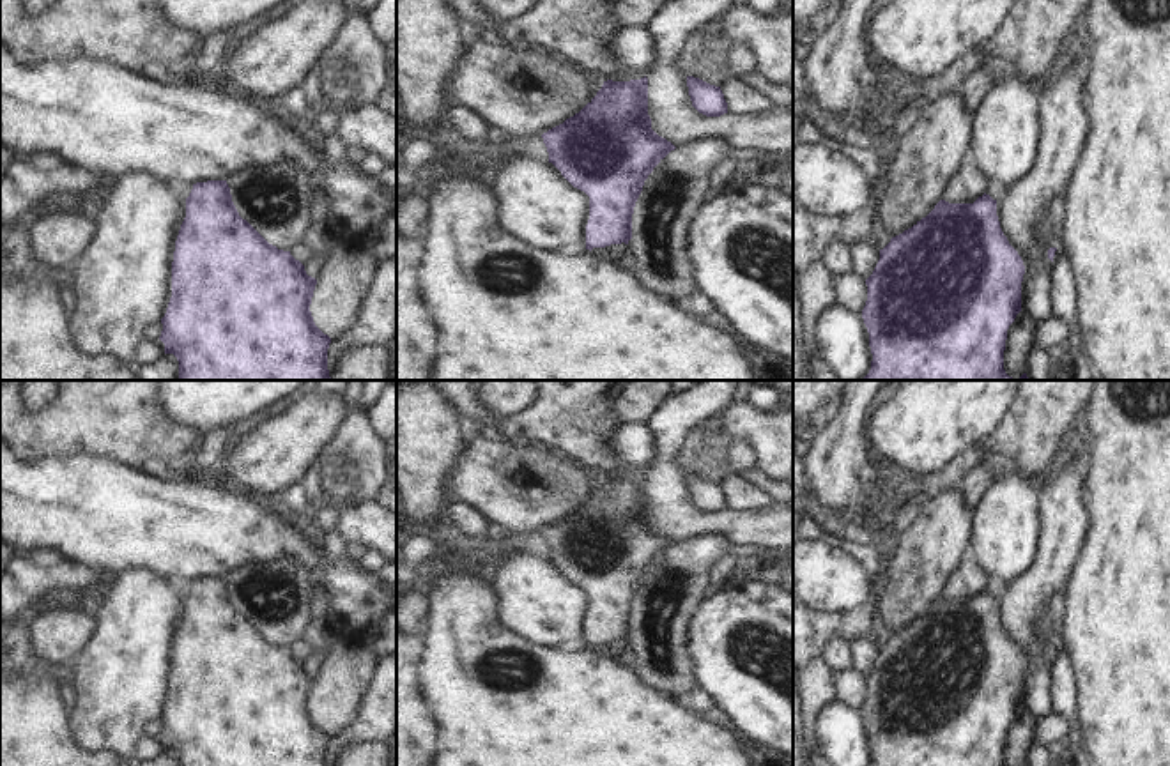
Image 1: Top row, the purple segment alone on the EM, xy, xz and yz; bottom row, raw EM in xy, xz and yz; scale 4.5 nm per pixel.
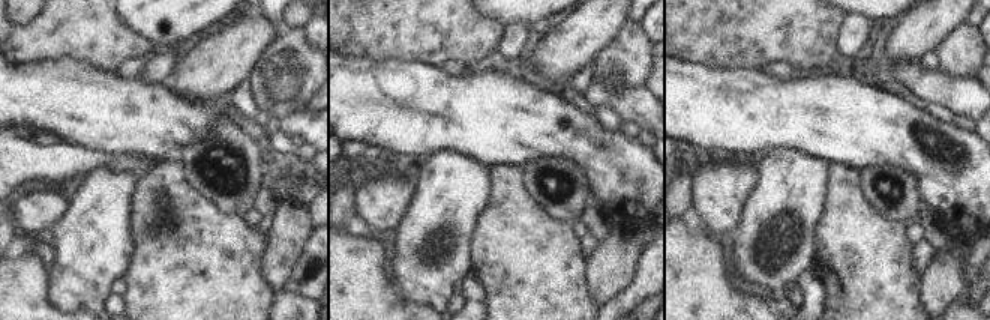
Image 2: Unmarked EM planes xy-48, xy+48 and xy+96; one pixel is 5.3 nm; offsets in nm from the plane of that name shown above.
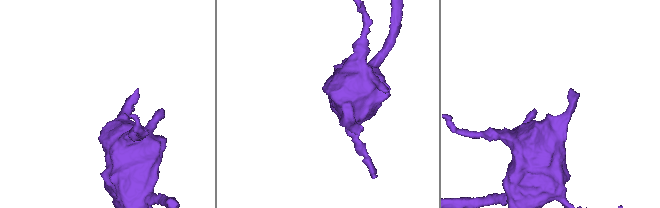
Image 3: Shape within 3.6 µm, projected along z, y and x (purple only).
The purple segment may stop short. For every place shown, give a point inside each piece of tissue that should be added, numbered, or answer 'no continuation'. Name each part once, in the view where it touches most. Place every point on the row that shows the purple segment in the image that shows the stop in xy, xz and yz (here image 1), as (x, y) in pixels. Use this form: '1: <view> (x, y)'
no continuation

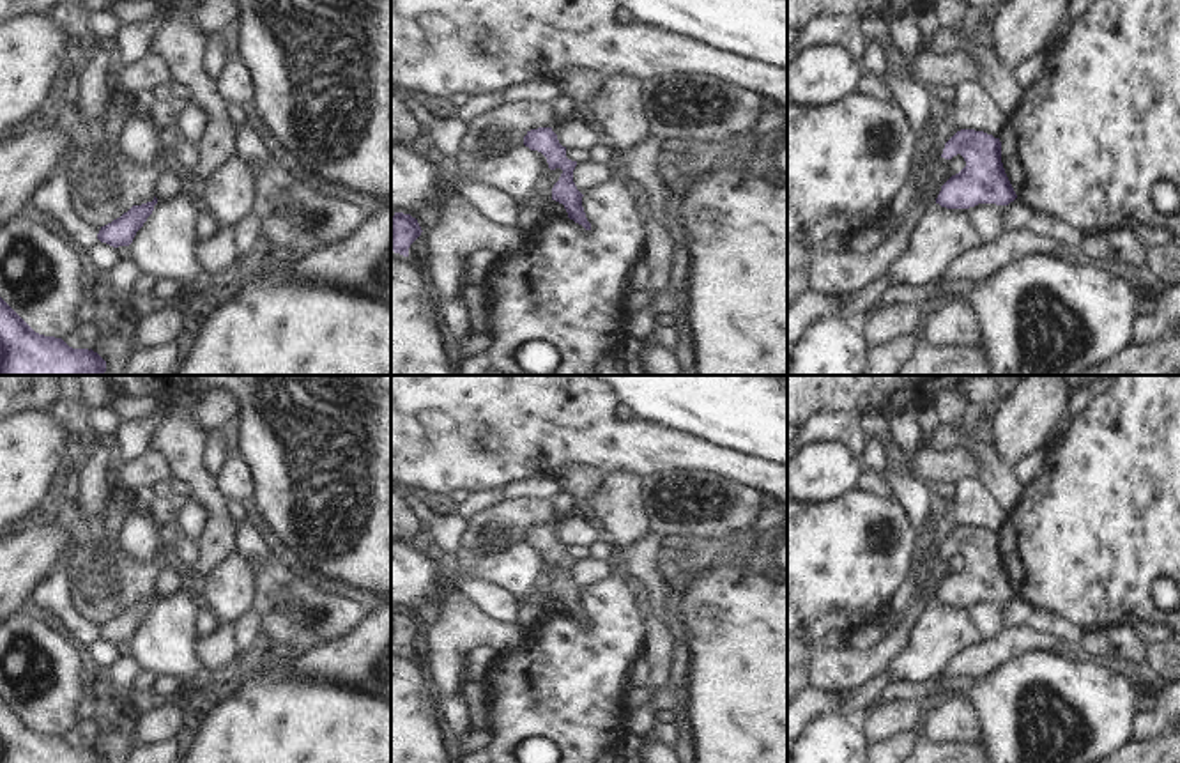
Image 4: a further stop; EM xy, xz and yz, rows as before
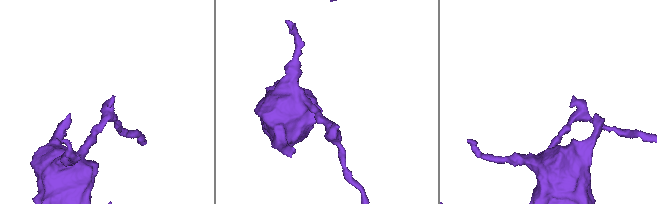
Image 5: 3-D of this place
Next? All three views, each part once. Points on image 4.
no continuation

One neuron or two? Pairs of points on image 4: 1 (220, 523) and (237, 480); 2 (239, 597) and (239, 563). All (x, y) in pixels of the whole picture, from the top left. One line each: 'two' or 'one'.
1: two
2: one

